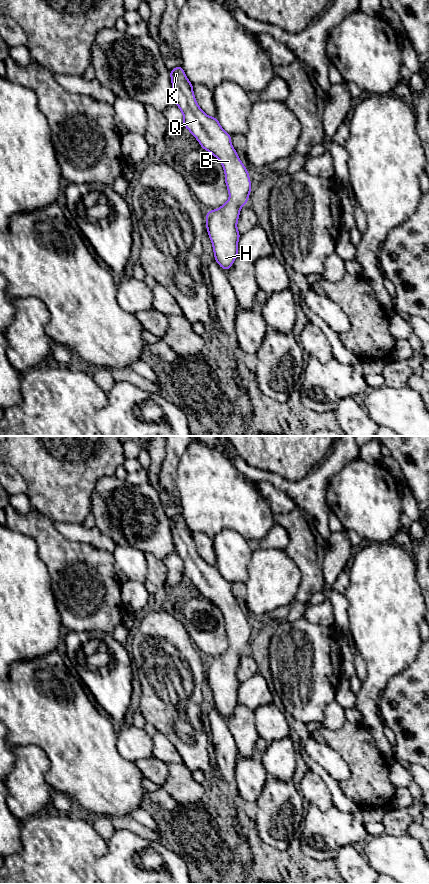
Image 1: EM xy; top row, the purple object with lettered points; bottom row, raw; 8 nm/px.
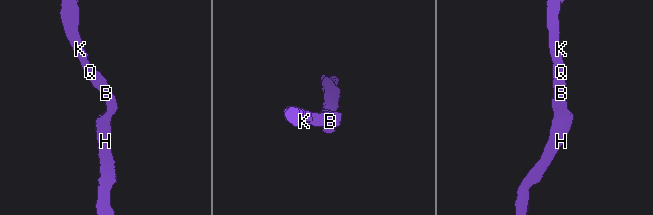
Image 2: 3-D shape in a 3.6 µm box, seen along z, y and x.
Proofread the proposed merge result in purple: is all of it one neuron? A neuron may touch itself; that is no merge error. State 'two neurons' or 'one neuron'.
one neuron

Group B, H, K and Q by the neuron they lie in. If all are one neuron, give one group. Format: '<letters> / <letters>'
B H K Q

